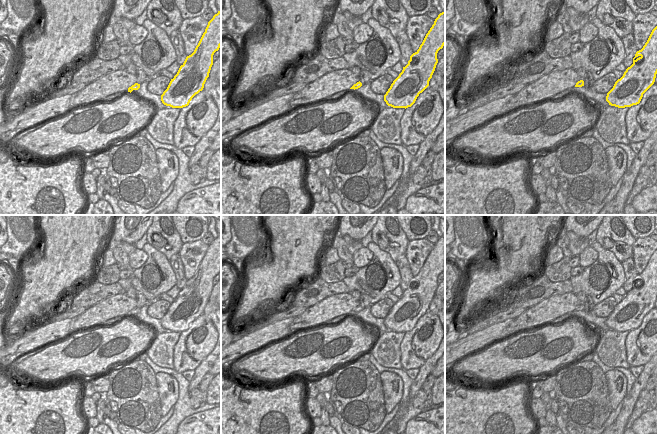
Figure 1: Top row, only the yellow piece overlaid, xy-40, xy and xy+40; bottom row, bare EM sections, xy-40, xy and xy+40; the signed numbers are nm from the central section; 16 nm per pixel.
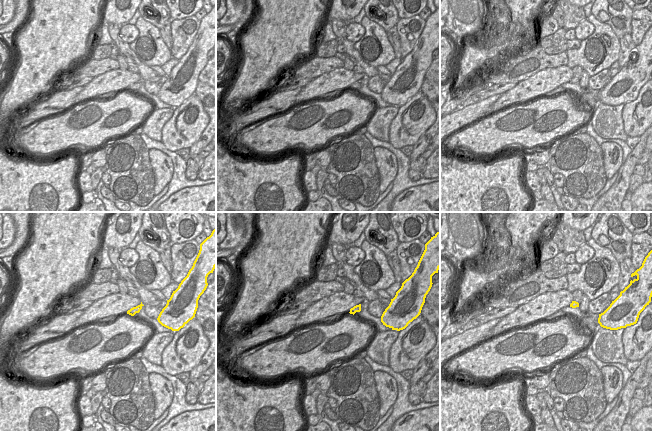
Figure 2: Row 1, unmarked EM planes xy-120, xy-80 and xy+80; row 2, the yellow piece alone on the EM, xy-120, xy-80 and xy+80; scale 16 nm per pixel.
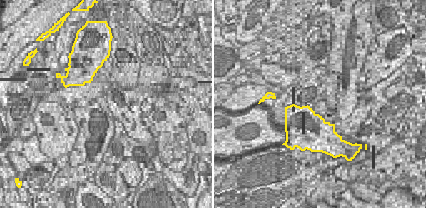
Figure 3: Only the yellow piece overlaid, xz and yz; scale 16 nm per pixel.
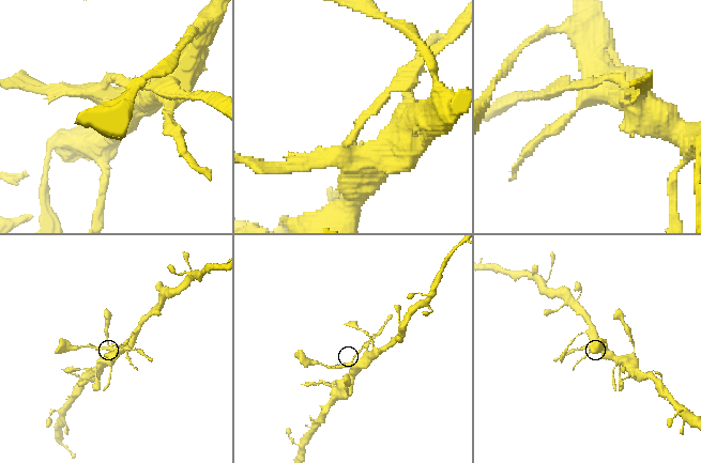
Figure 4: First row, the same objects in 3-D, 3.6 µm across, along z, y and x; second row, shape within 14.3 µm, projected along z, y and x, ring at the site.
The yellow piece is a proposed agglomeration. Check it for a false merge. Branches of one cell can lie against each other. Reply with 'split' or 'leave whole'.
split

